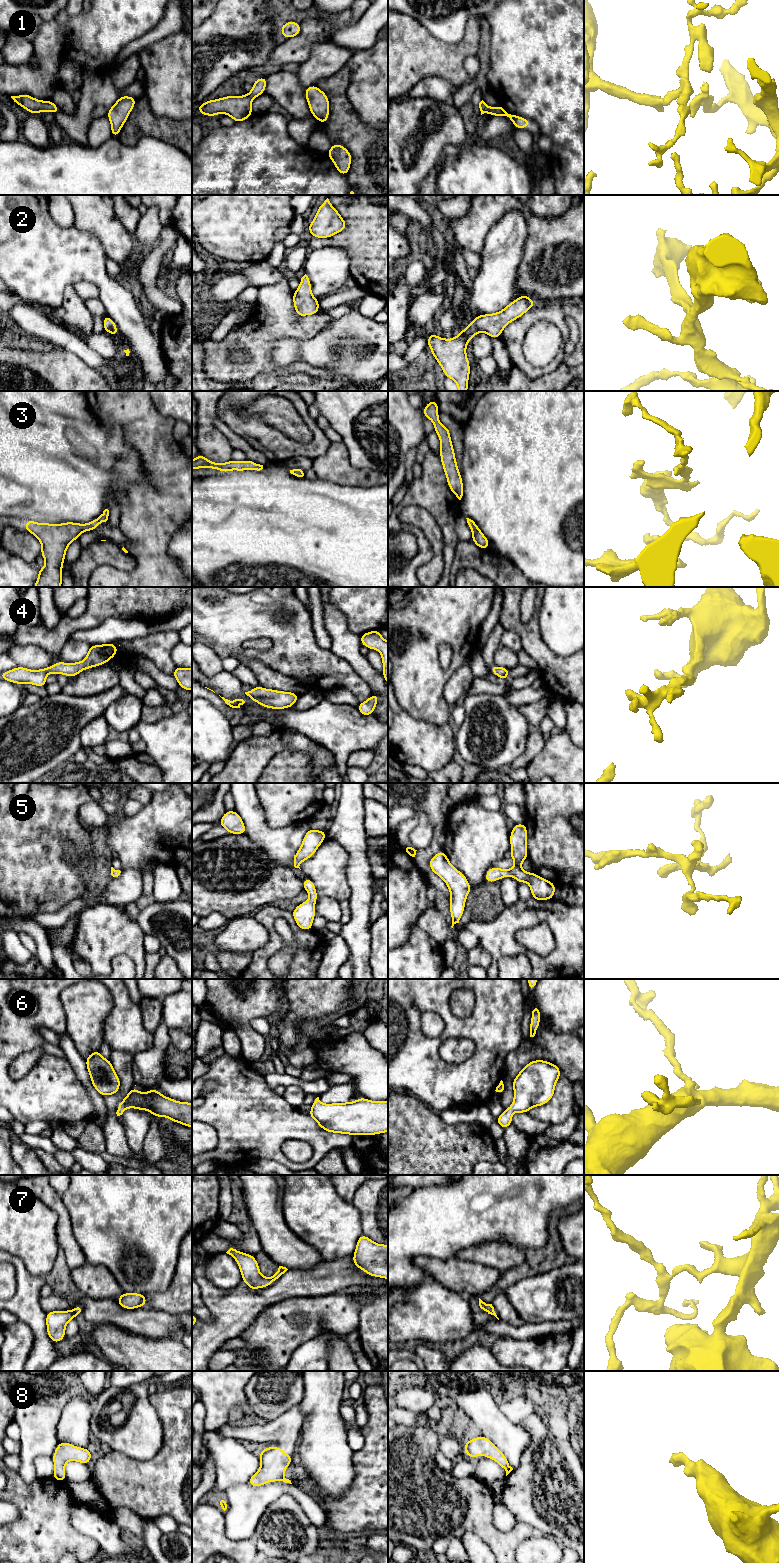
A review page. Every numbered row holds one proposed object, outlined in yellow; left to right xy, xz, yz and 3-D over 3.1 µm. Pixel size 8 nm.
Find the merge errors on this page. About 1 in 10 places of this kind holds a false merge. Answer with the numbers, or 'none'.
none

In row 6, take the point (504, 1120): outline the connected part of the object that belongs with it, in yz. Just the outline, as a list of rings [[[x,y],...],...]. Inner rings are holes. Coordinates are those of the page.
[[[545,1060],[529,1062],[513,1079],[514,1100],[495,1120],[503,1129],[512,1124],[515,1112],[528,1113],[532,1107],[548,1103],[561,1076],[560,1068]]]

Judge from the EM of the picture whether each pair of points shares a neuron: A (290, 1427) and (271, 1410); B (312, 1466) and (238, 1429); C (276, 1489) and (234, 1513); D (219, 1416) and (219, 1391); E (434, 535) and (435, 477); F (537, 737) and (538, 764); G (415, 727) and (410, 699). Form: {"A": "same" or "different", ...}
{"A": "different", "B": "different", "C": "same", "D": "same", "E": "different", "F": "different", "G": "different"}

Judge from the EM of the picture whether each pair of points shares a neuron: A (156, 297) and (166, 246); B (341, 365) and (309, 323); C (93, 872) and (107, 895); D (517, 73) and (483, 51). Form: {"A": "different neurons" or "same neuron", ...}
{"A": "same neuron", "B": "different neurons", "C": "different neurons", "D": "different neurons"}

